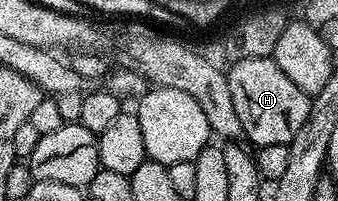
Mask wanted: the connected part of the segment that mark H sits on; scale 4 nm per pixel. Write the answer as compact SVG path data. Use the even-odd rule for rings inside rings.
M273 56L235 60L229 67L226 77L243 137L247 141L250 139L258 148L290 144L300 126L304 126L304 118L308 118L311 97L306 96L300 86L295 86L284 75L284 70L276 66Z

